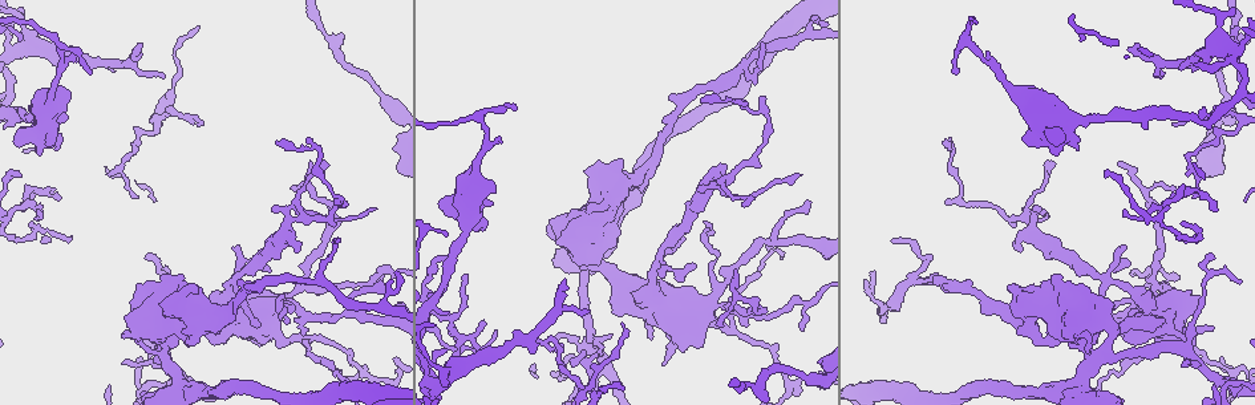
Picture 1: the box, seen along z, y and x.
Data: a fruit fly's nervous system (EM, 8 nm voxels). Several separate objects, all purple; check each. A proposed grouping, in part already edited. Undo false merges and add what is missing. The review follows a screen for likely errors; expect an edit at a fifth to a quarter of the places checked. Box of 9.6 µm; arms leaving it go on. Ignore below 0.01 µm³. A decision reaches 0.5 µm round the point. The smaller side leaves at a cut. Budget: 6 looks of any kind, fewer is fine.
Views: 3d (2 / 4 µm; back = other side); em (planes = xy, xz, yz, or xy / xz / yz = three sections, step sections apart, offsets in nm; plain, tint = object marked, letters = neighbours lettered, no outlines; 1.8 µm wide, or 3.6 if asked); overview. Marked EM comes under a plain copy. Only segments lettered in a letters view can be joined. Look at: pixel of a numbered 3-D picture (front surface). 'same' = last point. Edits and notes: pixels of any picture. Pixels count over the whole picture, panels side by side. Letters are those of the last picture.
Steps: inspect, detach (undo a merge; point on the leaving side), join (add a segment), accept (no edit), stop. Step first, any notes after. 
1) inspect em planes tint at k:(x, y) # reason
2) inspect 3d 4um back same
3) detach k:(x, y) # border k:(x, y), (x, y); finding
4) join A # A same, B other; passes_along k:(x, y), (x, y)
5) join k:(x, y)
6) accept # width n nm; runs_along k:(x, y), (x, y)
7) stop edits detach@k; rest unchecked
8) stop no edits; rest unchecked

inspect 3d 4um at 1:(1163, 75) # thin end

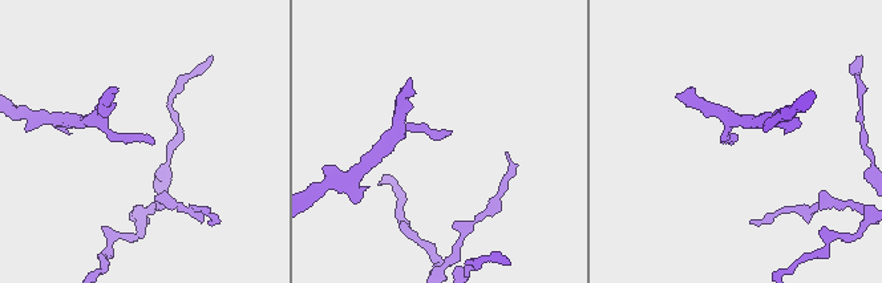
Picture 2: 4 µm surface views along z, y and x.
inspect em yz step 4 letters at 2:(731, 143) # shape alone is not enough

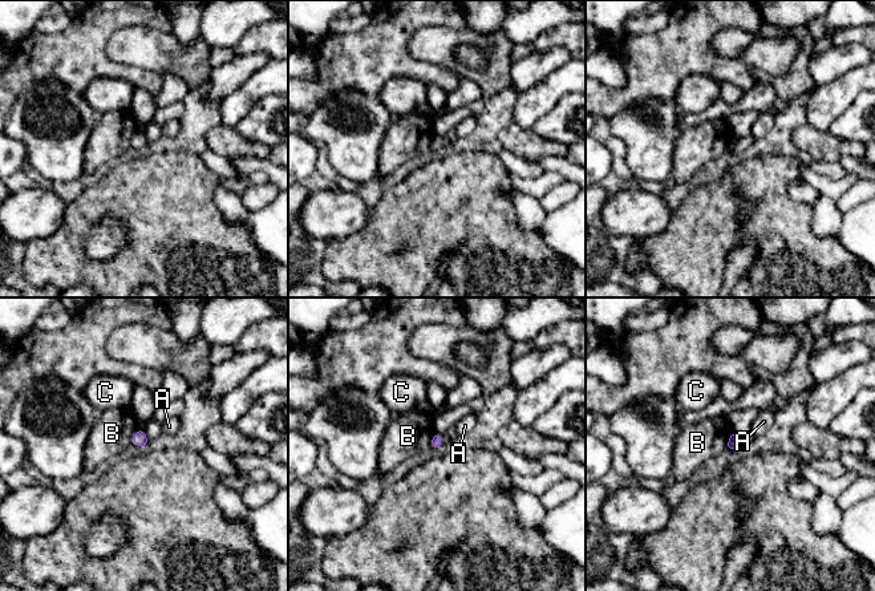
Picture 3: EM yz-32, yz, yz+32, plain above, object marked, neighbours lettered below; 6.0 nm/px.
accept # A other, B other, C other; border 3:(138, 426), (133, 433), (132, 442); none of them fits

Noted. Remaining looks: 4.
inspect 3d 4um at 1:(175, 81) # thick turns thin

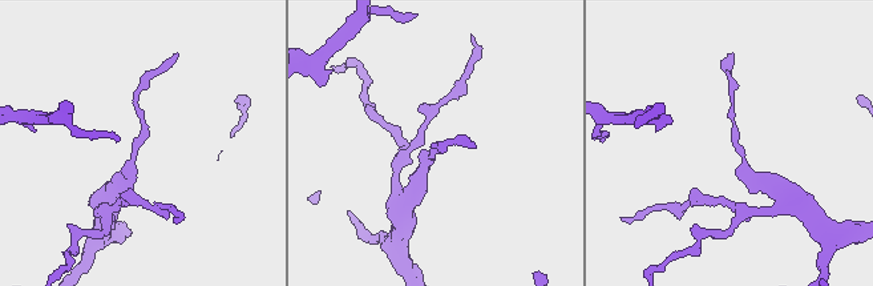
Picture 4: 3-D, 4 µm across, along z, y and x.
inspect em planes letters at 4:(740, 148)

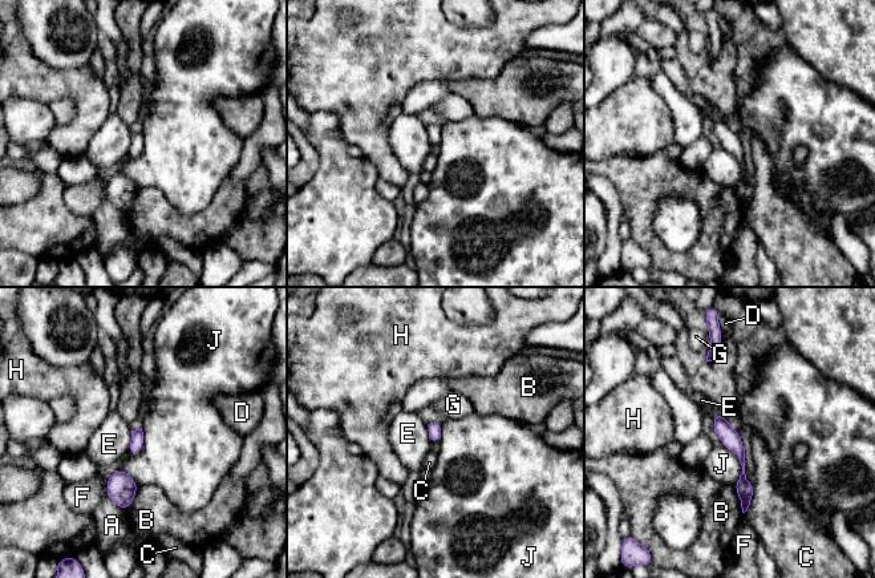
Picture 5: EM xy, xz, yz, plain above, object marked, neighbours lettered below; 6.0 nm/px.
accept # A other, B other, C other, D other, E other, F other, G other, H other, J other; border 5:(721, 444), (741, 465), (734, 484); continuous, no second neuron

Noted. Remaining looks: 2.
inspect em planes letters at 1:(1055, 162) # thin end

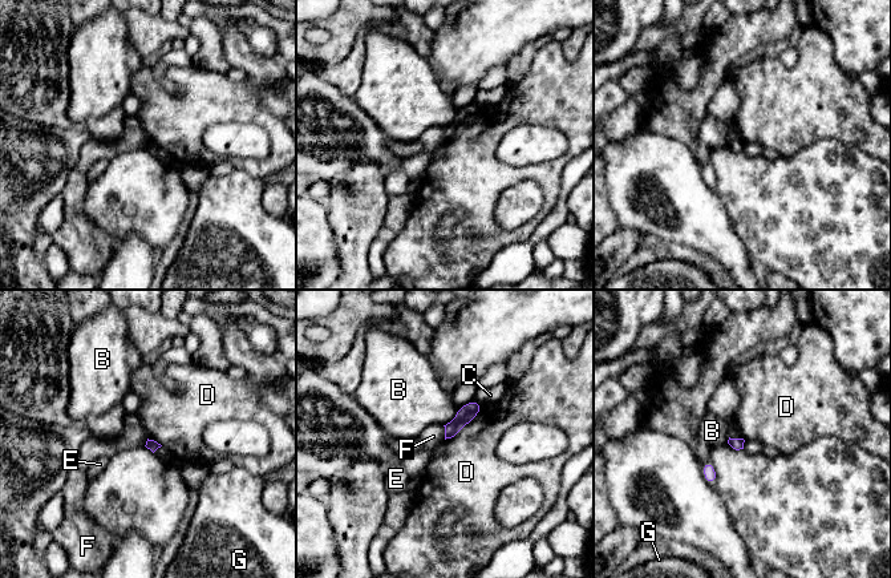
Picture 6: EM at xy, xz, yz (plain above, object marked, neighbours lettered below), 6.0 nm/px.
accept # width 70 nm; B other, C other, D other, E other, F other, G other; border 6:(442, 425), (445, 439); no lettered segment goes on from it

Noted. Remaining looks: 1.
stop no edits; rest unchecked

